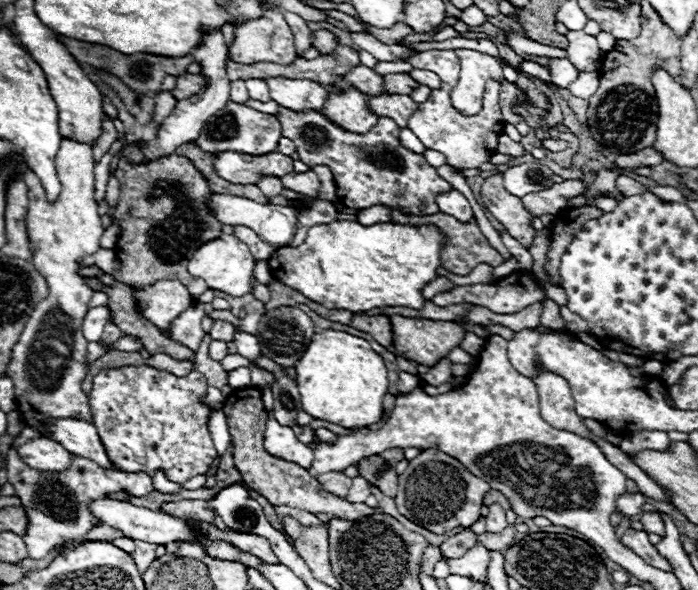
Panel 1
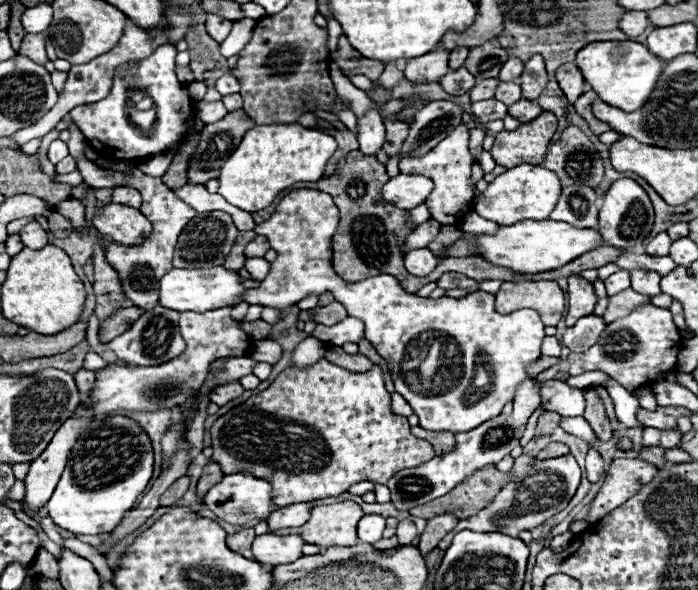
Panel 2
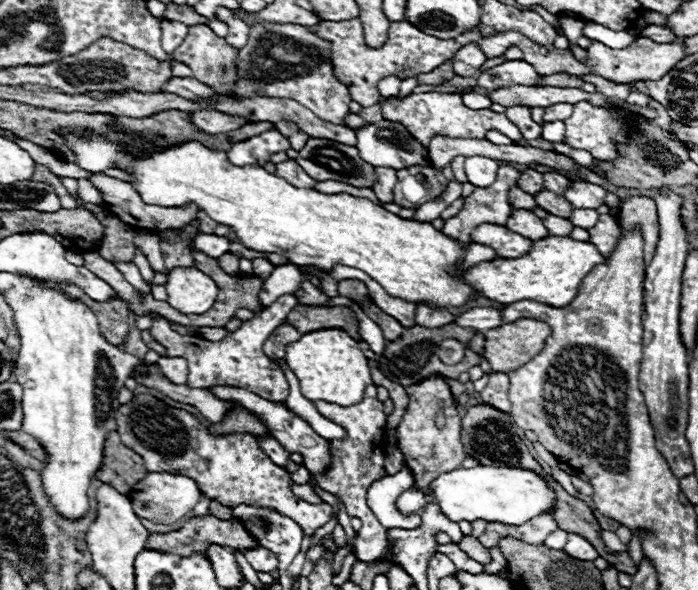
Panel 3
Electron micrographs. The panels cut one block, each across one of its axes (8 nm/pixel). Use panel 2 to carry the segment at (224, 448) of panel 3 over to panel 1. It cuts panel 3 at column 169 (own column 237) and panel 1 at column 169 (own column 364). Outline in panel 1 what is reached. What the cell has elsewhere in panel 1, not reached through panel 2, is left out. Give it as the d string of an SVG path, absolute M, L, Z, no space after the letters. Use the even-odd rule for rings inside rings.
M152 366L104 368L94 378L88 402L110 462L126 472L140 470L148 476L164 472L170 482L180 484L204 474L216 458L208 432L212 408L200 404L206 388L206 376L196 370L188 376L174 376Z

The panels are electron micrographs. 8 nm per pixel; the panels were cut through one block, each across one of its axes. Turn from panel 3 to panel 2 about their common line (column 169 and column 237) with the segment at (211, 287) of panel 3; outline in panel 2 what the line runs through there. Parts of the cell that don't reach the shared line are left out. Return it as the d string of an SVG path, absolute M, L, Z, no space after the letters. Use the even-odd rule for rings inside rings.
M222 266L214 268L196 268L196 270L186 270L186 268L172 268L168 274L160 278L160 298L158 304L176 312L206 312L212 308L222 308L222 306L236 306L240 302L240 294L246 290L240 284L240 276L234 270L226 270Z

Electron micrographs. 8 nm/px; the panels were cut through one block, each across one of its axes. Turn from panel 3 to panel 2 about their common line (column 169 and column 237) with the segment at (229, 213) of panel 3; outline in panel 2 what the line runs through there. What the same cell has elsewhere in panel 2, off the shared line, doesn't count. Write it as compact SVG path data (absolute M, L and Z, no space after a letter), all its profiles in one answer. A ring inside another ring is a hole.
M298 122L292 124L262 124L244 134L240 146L224 162L220 174L220 190L230 204L258 212L274 202L274 198L296 182L316 182L322 178L328 158L336 150L336 140L316 128L306 128Z

